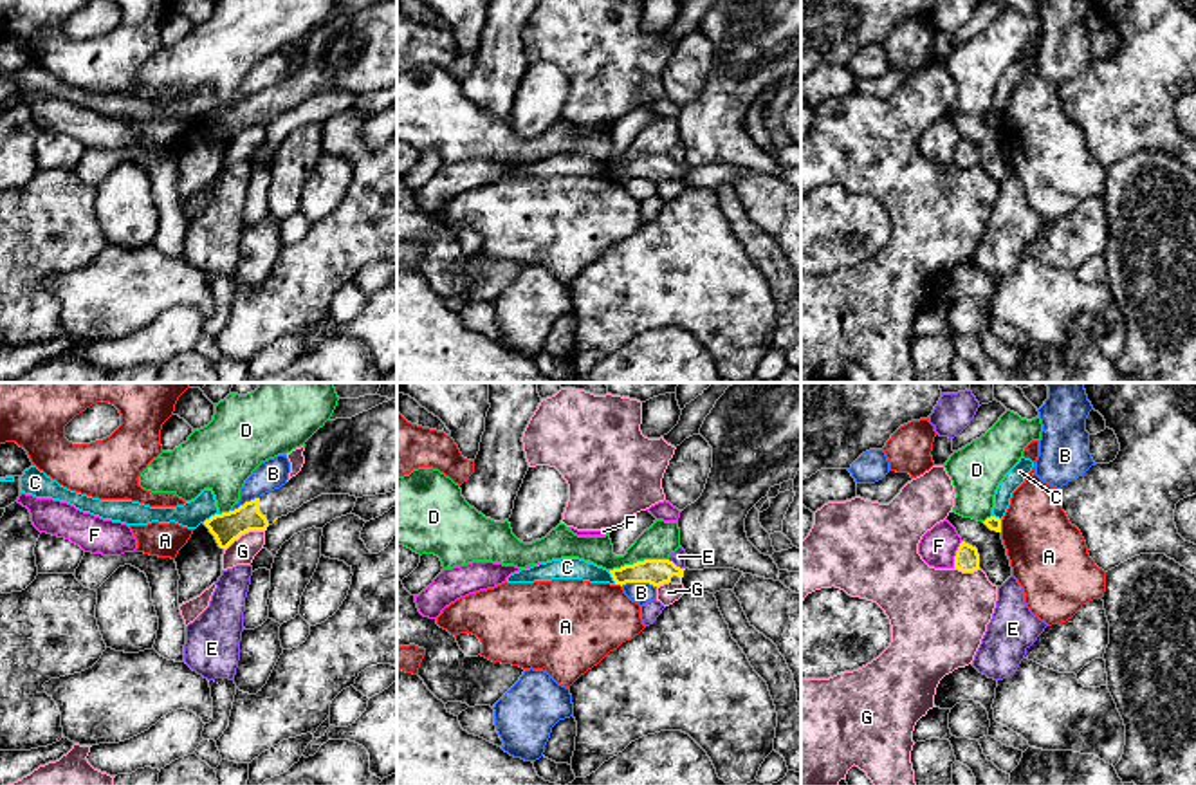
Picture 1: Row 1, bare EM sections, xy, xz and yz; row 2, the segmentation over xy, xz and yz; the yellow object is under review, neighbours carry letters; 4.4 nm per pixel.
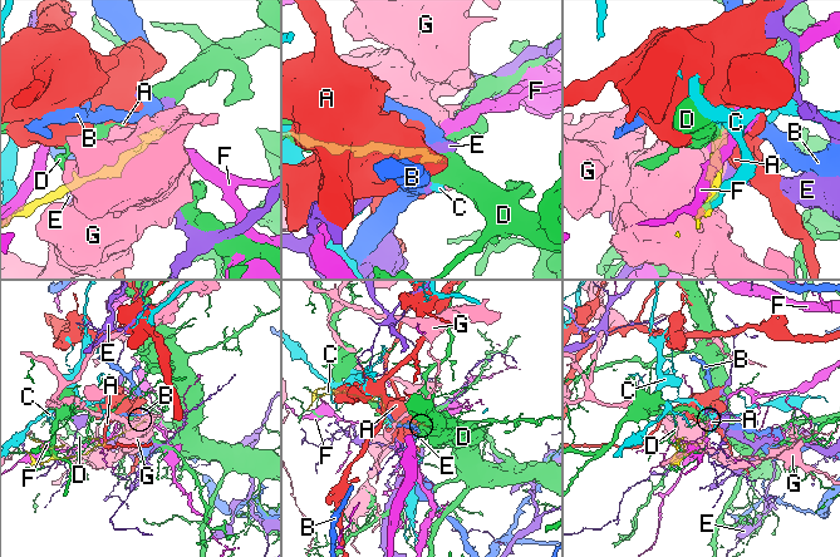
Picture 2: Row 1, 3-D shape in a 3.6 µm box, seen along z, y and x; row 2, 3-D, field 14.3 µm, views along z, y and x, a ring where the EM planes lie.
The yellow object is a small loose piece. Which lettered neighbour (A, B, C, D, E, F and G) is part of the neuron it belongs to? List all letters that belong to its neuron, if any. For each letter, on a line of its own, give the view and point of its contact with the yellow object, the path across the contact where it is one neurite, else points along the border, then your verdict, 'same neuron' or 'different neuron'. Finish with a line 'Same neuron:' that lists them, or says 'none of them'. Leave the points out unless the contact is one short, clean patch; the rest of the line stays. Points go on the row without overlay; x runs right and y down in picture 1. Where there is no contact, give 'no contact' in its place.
A: yz (1000, 121) | along yz (1000, 116), (1002, 127) | different neuron
B: xz (639, 177) | along xz (621, 181), (652, 179), (655, 183) | different neuron
C: xy (211, 112) | along xy (217, 109), (202, 118) | different neuron
D: xz (637, 157) | different neuron
E: xz (675, 161) | along xz (668, 154), (684, 165) | different neuron
F: yz (956, 150) | different neuron
G: xy (244, 129) | different neuron
Same neuron: none of them

